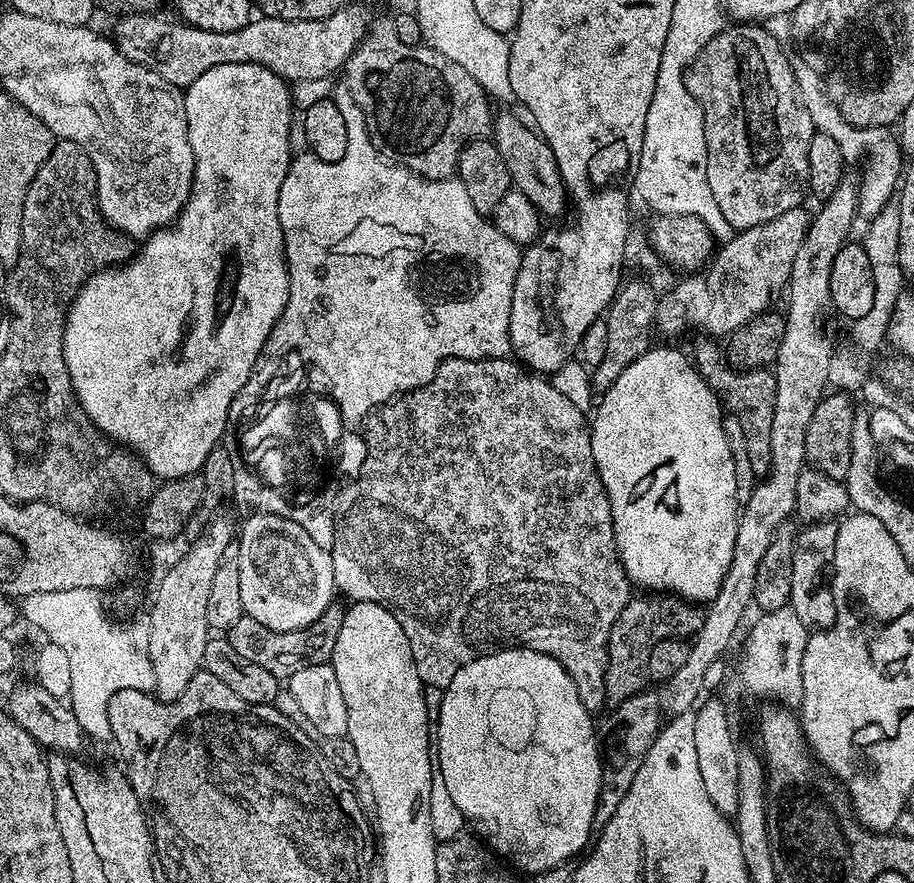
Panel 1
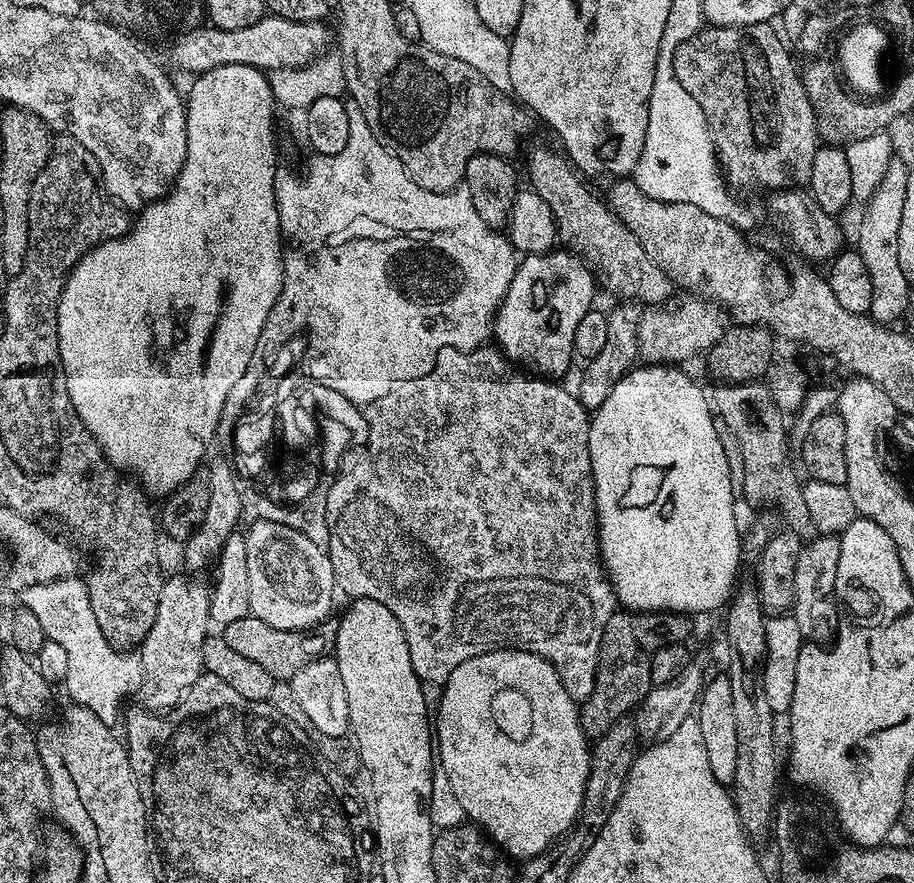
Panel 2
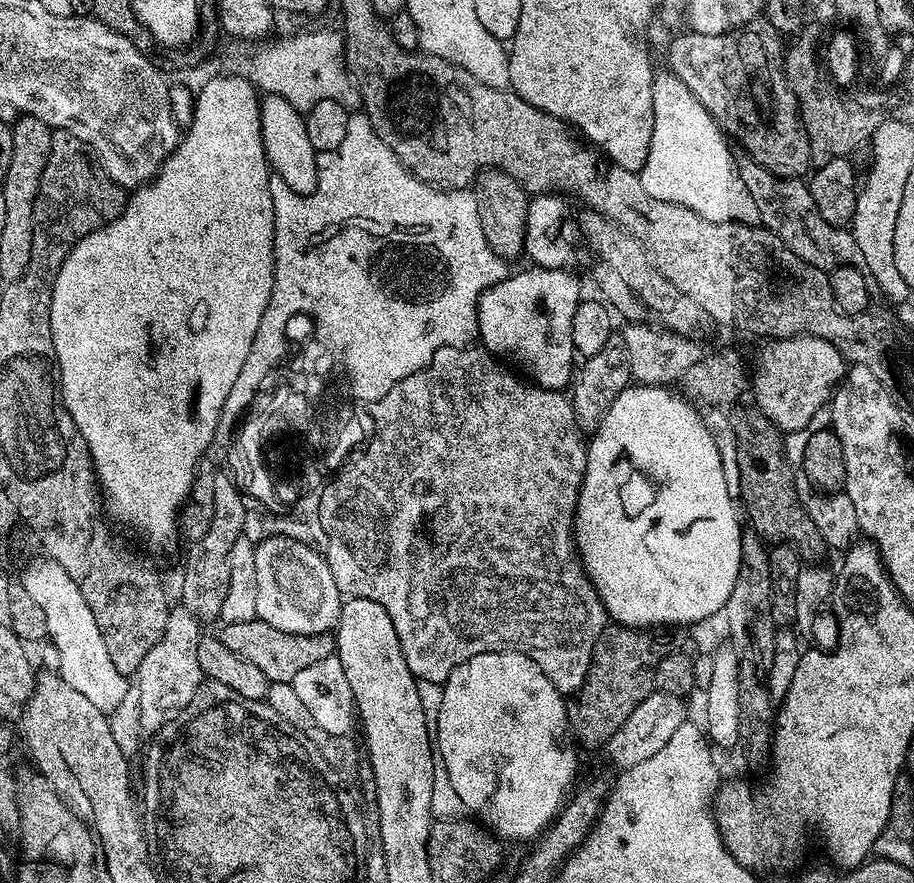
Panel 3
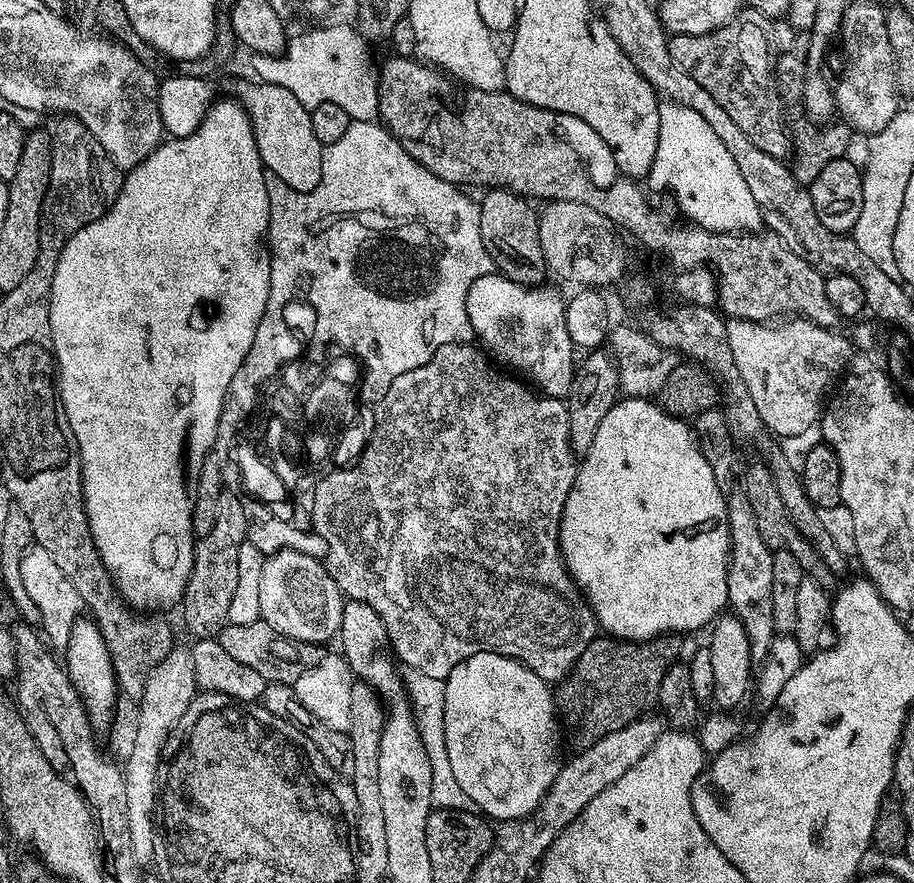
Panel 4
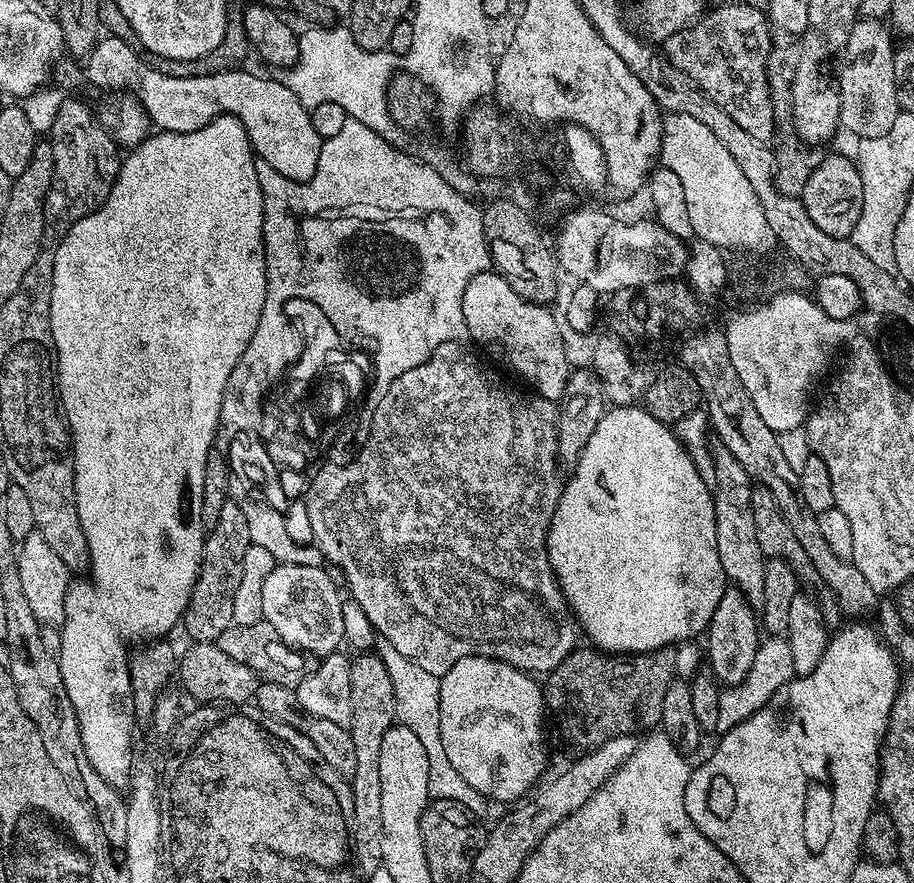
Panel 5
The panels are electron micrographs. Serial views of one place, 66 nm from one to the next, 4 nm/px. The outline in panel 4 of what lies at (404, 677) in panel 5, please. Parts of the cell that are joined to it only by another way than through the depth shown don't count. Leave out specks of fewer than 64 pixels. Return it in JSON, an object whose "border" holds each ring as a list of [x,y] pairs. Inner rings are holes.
{"border":[[[404,668],[404,691],[409,704],[412,705],[412,715],[416,717],[418,732],[422,738],[422,746],[426,746],[430,758],[430,798],[433,808],[445,808],[446,810],[473,811],[473,804],[462,790],[462,785],[454,779],[454,770],[450,770],[450,758],[446,754],[446,738],[444,737],[444,707],[446,706],[446,690],[444,681],[438,678],[430,678],[413,668]]]}

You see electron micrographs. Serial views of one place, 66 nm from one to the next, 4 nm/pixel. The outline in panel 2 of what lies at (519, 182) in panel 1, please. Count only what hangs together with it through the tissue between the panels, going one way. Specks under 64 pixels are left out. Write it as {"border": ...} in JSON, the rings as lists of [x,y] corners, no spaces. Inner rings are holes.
{"border":[[[536,148],[528,156],[528,180],[531,191],[537,192],[550,206],[558,225],[558,236],[565,240],[573,253],[579,254],[598,273],[599,283],[605,284],[621,301],[641,306],[660,306],[674,296],[672,279],[642,250],[642,242],[612,213],[611,207],[583,184],[581,173],[572,167],[563,151]]]}

